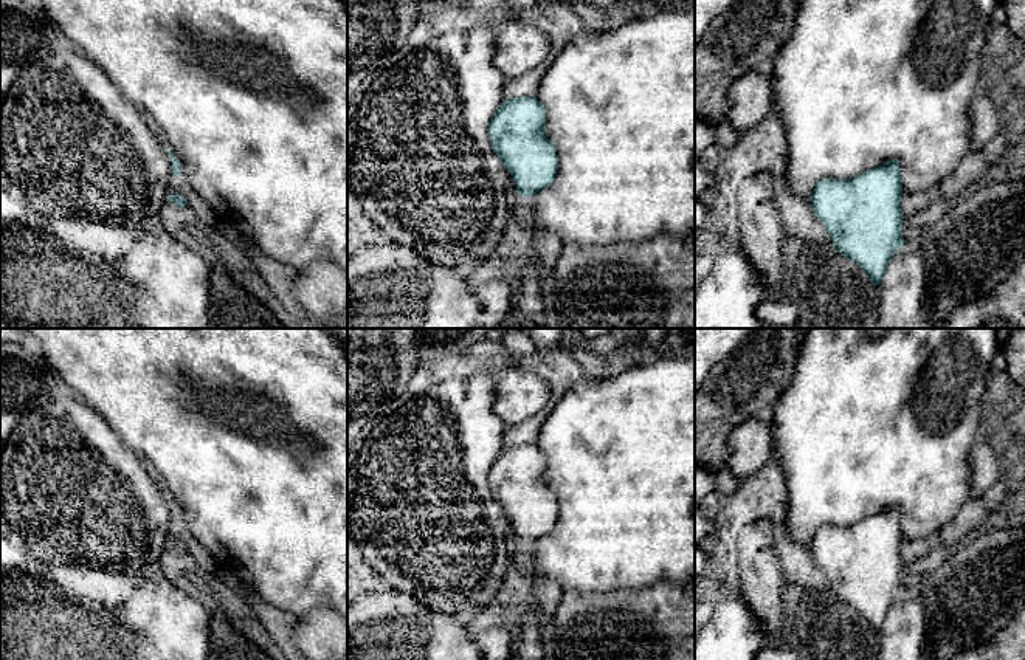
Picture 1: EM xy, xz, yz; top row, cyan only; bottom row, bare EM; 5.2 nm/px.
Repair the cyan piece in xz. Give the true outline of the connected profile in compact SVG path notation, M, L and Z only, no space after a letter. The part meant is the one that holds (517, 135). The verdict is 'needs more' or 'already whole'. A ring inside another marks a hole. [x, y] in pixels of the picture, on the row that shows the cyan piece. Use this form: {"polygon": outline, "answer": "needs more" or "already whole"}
{"polygon": "M535 95L502 99L488 122L493 153L510 174L521 197L535 195L555 180L558 155L544 135L546 110Z", "answer": "already whole"}

